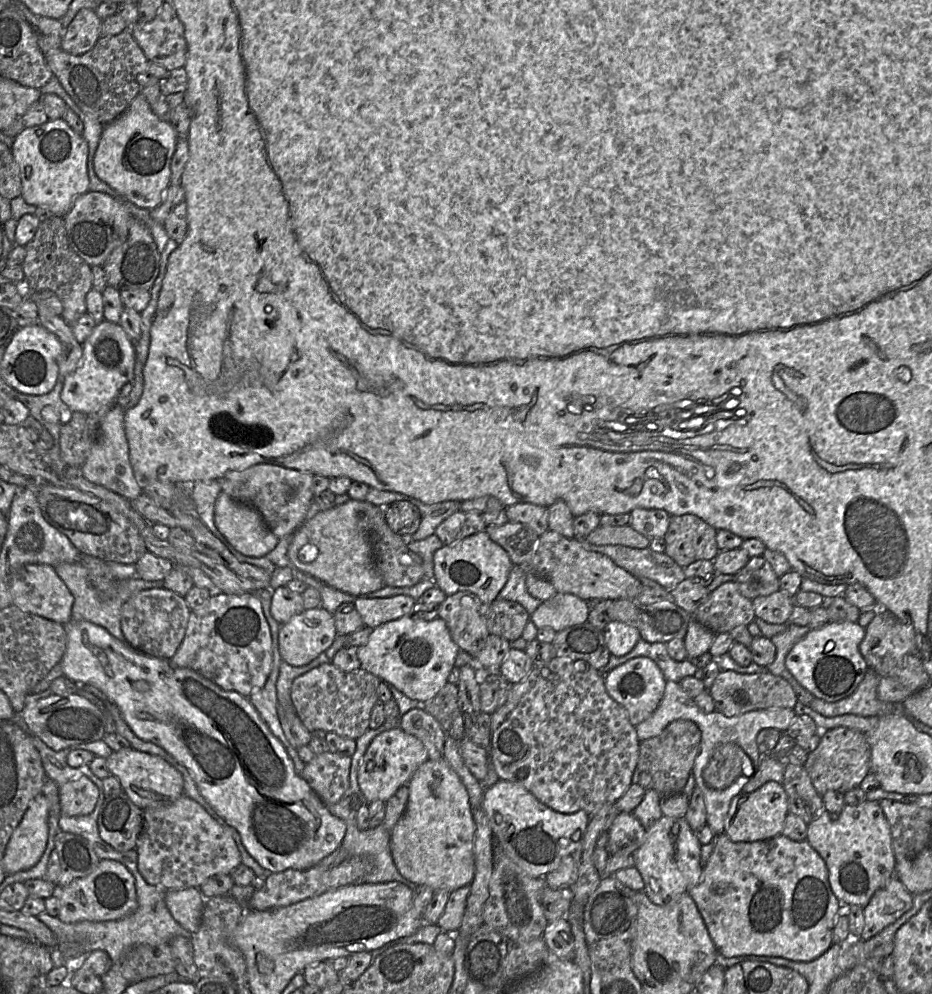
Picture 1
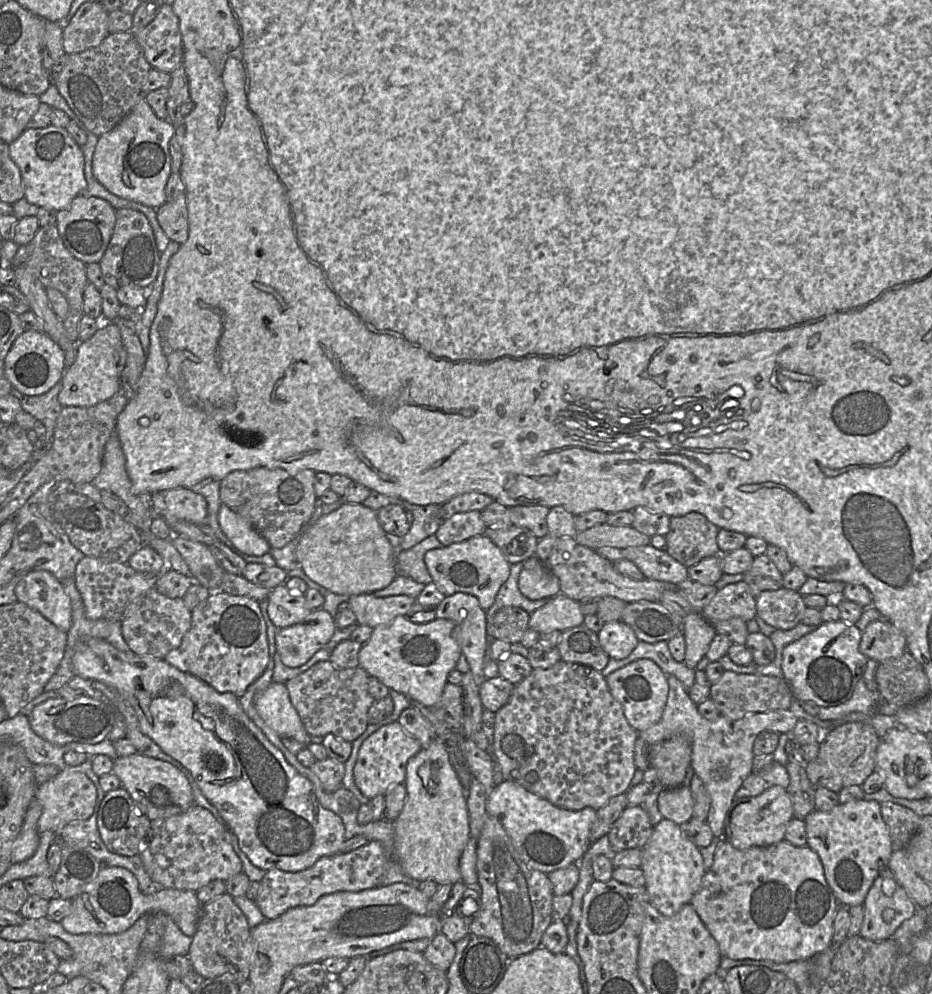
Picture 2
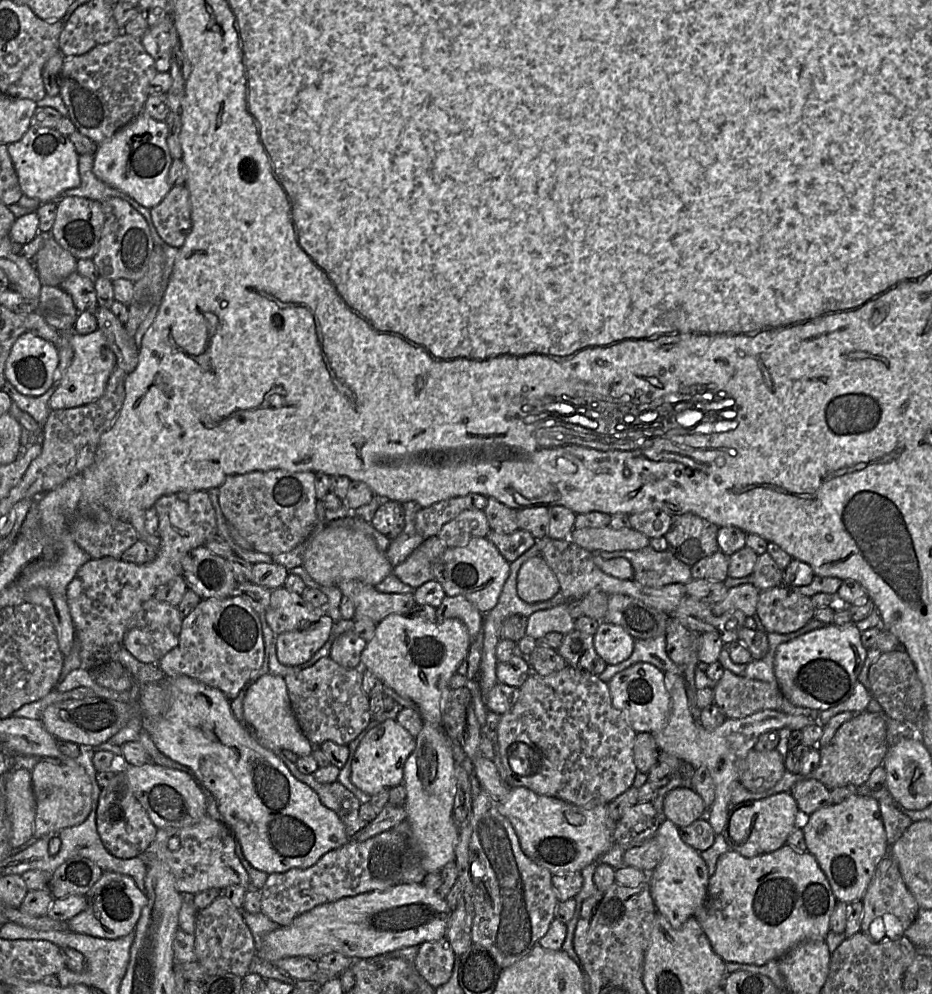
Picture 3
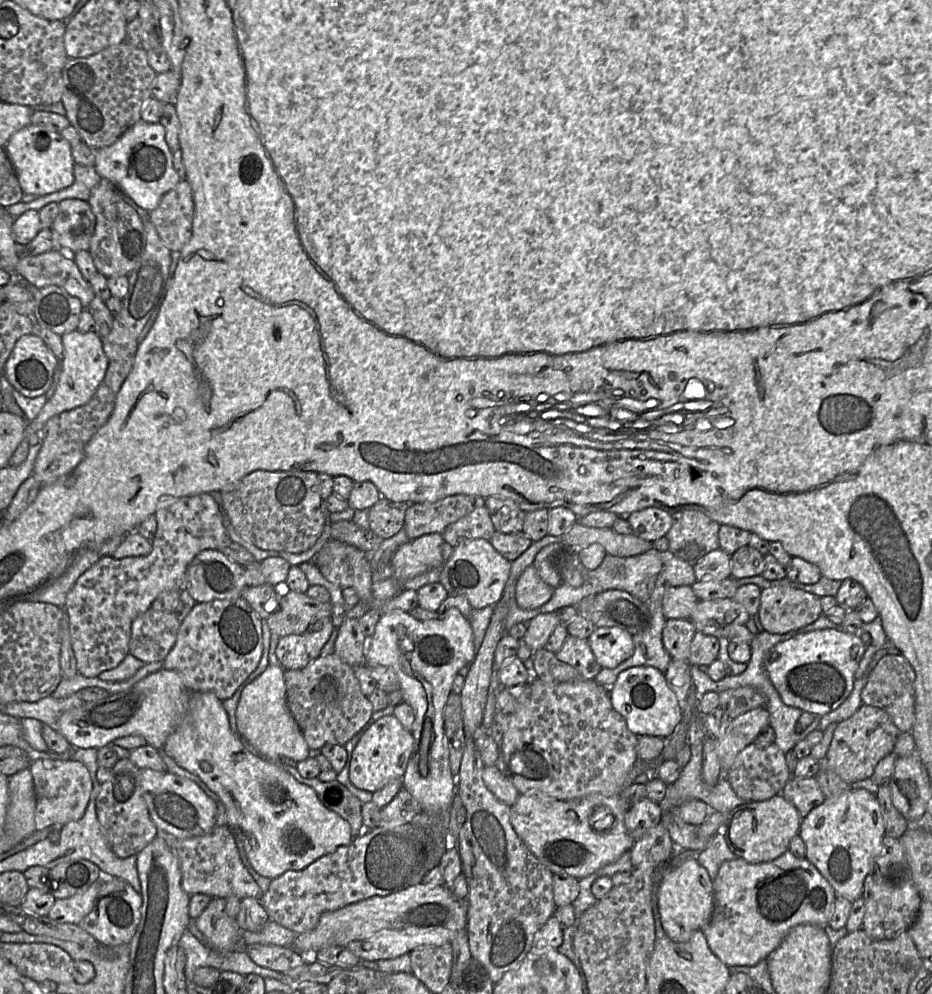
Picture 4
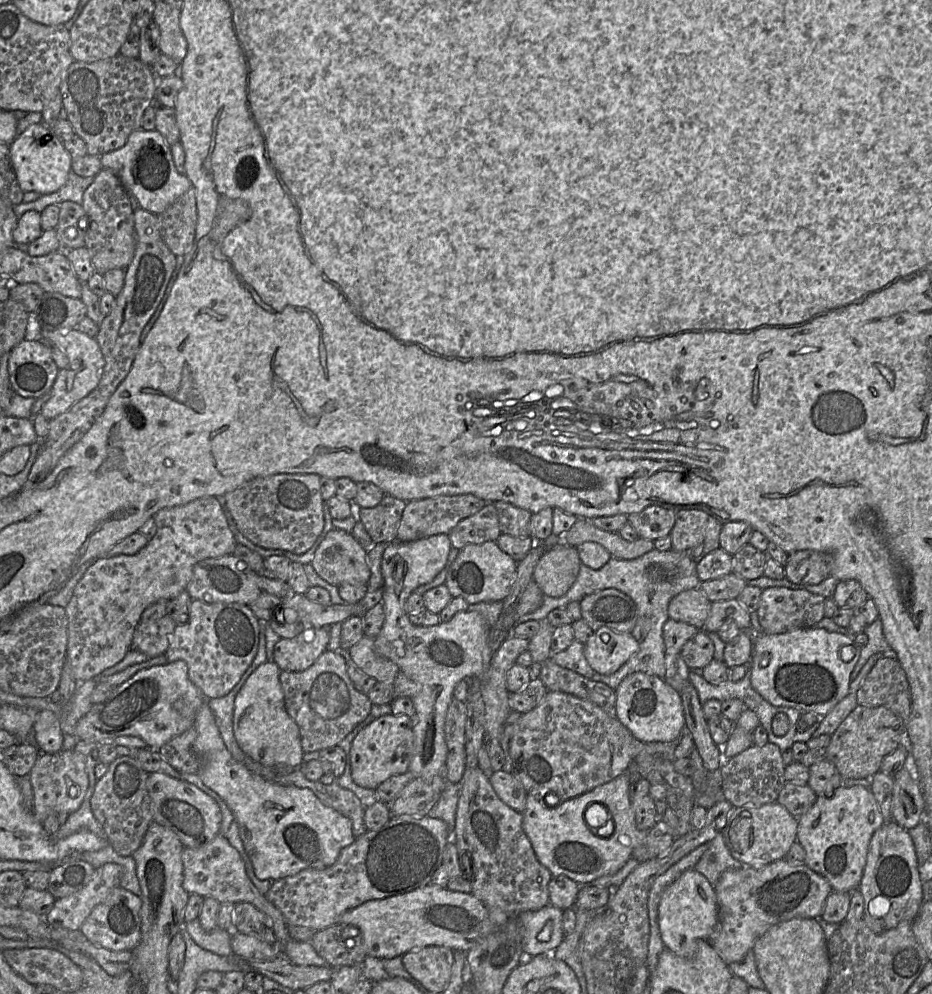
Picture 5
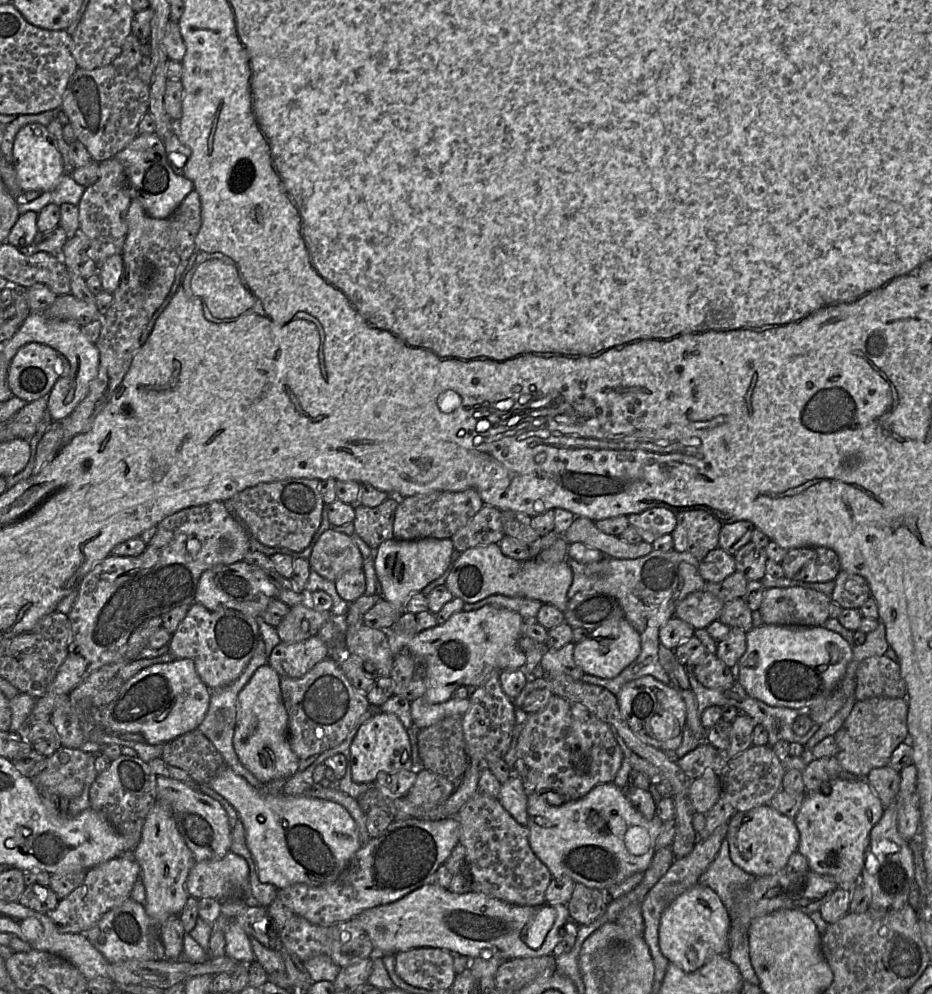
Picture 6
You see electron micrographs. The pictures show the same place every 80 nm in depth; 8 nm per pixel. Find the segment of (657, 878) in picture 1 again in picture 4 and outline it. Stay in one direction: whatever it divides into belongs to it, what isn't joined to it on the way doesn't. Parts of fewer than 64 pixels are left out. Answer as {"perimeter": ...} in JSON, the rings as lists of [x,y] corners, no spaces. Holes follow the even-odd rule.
{"perimeter":[[[697,859],[668,870],[659,887],[658,907],[665,934],[676,942],[687,941],[693,931],[703,929],[709,922],[714,909],[713,882]]]}

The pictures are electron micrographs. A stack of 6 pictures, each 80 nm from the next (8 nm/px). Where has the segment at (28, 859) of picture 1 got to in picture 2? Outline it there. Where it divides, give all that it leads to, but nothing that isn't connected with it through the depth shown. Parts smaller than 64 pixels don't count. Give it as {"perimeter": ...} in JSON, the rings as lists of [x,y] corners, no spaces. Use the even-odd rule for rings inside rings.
{"perimeter":[[[34,798],[25,813],[21,830],[13,843],[11,863],[20,863],[33,856],[38,848],[40,834],[37,829],[42,806]]]}

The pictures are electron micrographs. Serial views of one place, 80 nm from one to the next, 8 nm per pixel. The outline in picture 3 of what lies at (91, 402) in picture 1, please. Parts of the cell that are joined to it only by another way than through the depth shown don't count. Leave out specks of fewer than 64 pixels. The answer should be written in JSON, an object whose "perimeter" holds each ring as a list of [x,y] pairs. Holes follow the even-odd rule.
{"perimeter":[[[100,329],[86,335],[73,332],[70,343],[73,359],[49,400],[51,411],[79,407],[98,400],[104,394],[108,379],[117,366],[116,356]]]}

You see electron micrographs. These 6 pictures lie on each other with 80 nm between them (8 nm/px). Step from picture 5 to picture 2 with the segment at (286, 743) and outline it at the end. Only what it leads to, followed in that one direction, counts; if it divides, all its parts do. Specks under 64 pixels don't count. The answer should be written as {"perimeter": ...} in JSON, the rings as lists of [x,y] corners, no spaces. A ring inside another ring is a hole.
{"perimeter":[[[272,682],[265,690],[256,694],[254,706],[268,727],[282,739],[293,738],[307,747],[311,736],[293,707],[285,684]]]}

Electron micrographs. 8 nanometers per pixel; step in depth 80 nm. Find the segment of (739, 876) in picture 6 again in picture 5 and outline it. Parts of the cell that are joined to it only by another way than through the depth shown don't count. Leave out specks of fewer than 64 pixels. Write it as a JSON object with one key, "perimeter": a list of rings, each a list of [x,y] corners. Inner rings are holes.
{"perimeter":[[[719,832],[709,841],[708,849],[694,868],[704,875],[712,885],[715,885],[725,870],[747,866],[749,865],[742,863],[731,855],[722,832]]]}

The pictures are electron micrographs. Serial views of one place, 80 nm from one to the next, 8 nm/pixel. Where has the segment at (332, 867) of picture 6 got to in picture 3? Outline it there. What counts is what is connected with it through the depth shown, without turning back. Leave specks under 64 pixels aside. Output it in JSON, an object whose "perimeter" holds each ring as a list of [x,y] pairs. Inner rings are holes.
{"perimeter":[[[186,675],[166,676],[164,689],[165,702],[161,716],[155,720],[142,718],[142,727],[148,731],[157,748],[165,756],[191,769],[196,781],[212,793],[218,804],[221,821],[231,830],[242,847],[243,855],[254,868],[267,874],[283,873],[292,868],[306,869],[313,866],[327,852],[343,846],[350,840],[340,817],[333,810],[325,807],[311,787],[297,780],[281,758],[273,751],[262,746],[250,731],[235,718],[231,710],[230,700],[221,690],[209,687]]]}

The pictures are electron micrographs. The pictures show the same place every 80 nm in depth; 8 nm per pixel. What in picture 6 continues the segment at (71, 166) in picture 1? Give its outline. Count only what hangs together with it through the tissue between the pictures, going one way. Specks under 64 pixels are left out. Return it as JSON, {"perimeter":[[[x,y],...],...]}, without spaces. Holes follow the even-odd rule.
{"perimeter":[[[39,123],[27,124],[21,128],[13,144],[13,165],[16,171],[17,183],[23,192],[54,190],[62,175],[65,175],[60,152],[54,146],[49,132]]]}

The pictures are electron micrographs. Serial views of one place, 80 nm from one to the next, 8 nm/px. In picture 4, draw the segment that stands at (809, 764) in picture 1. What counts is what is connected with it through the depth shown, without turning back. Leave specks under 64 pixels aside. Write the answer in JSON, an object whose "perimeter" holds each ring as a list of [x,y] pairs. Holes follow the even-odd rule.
{"perimeter":[[[861,705],[849,718],[838,723],[825,757],[819,760],[819,769],[830,769],[846,783],[870,778],[882,758],[893,752],[900,730],[884,710]]]}

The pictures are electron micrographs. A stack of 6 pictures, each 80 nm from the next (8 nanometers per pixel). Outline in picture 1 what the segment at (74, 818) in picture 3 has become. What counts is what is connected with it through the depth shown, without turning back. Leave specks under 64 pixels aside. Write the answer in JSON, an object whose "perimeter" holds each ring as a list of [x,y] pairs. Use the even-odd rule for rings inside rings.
{"perimeter":[[[86,776],[70,780],[59,787],[61,816],[88,815],[93,811],[97,799],[98,789]]]}

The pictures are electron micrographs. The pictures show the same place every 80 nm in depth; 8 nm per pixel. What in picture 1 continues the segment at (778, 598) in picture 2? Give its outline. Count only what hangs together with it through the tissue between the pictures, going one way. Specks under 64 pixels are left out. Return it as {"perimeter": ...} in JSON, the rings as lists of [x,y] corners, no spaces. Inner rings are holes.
{"perimeter":[[[781,590],[767,596],[758,596],[752,600],[752,604],[756,617],[771,624],[790,624],[789,618],[796,605],[793,596]]]}

